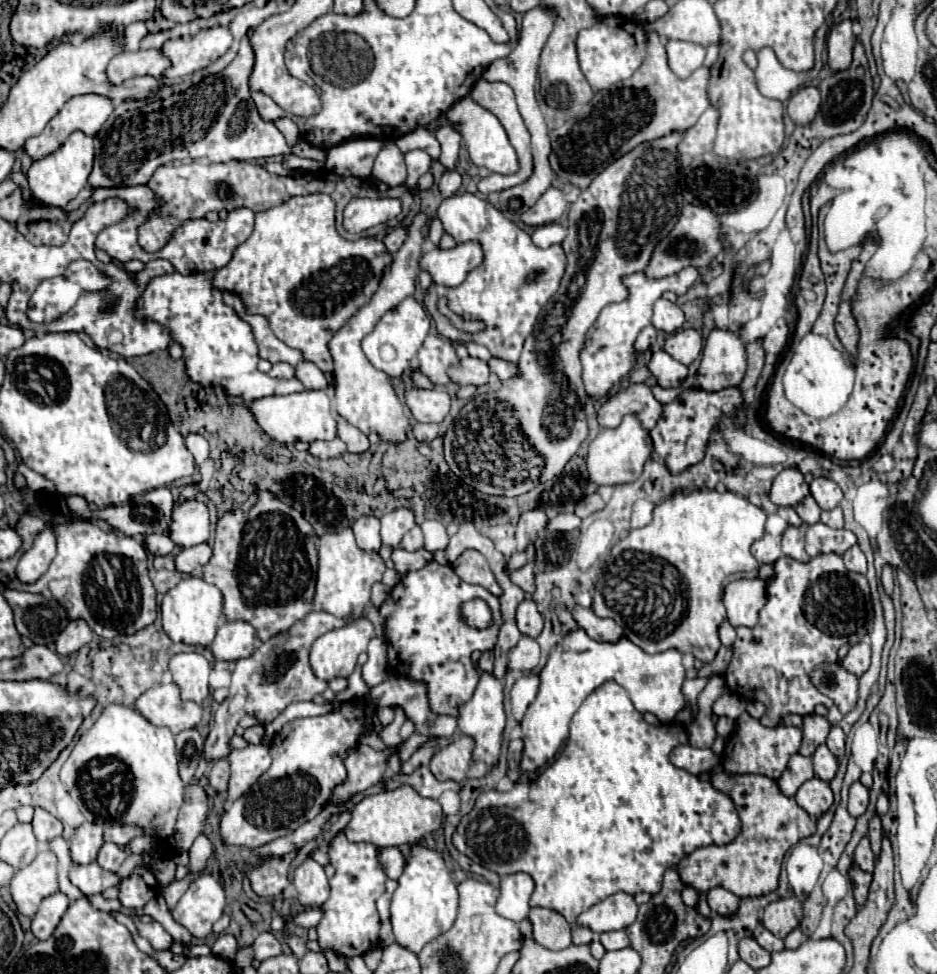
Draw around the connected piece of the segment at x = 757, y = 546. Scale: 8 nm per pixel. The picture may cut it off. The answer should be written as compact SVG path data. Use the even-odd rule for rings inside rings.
M765 533L759 541L753 543L751 553L753 553L753 557L755 557L759 563L769 563L769 565L773 565L773 563L783 555L783 551L781 551L781 537L779 537L779 535L769 535L769 533Z

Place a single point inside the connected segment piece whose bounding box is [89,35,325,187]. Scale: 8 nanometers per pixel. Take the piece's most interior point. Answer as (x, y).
(216, 119)

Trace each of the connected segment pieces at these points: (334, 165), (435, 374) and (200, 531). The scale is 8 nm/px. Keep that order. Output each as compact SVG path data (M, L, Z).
M373 137L343 141L327 151L327 169L337 171L337 175L369 177L373 161L383 145L385 141Z
M427 335L427 339L417 351L417 359L419 359L419 371L425 377L429 377L431 383L445 385L449 383L445 367L449 367L449 363L457 363L457 353L449 339L443 339L439 335Z
M195 499L183 501L173 509L169 539L179 547L193 547L209 539L209 511Z

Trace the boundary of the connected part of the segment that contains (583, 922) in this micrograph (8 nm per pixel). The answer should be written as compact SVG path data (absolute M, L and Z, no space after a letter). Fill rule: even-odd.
M619 891L583 911L577 919L577 925L589 927L595 933L605 933L629 927L635 917L637 917L637 903L633 895Z

